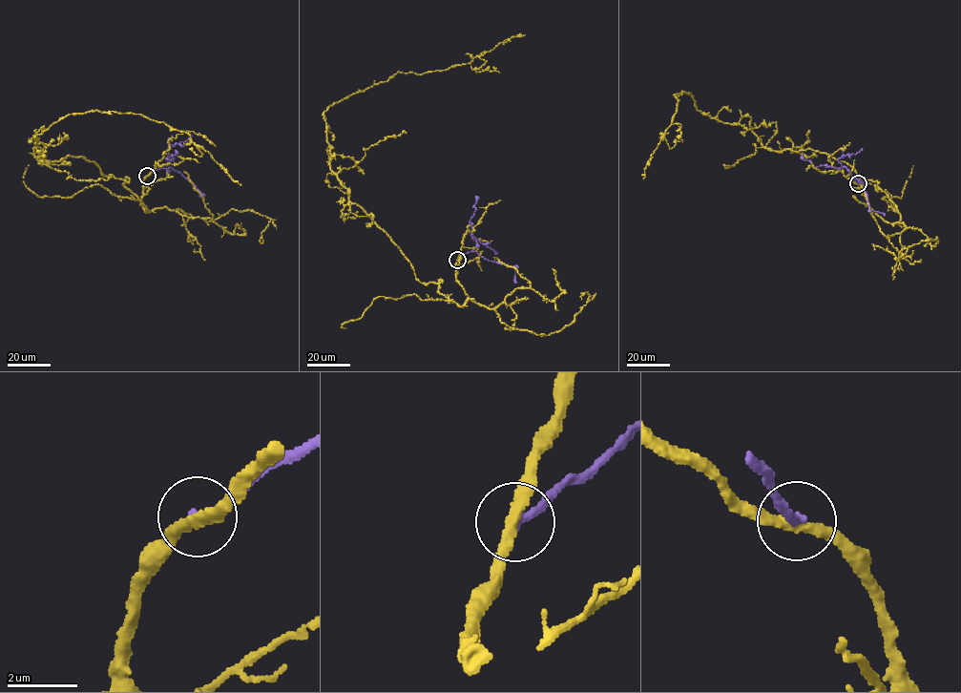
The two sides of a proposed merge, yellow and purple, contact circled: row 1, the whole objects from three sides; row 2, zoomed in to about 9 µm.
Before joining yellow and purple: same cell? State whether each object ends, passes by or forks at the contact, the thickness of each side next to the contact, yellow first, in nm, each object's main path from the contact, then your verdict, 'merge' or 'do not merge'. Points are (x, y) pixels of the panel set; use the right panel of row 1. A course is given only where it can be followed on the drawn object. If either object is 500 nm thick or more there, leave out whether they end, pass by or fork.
yellow passes by; purple ends there; 280 nm thick on the yellow side, 240 nm on the other; yellow runs (858, 184), (897, 223), (877, 181), (810, 149), (768, 150), (683, 92), (643, 178); purple runs (858, 184), (852, 178), (863, 184), (868, 211), (885, 215); do not merge

